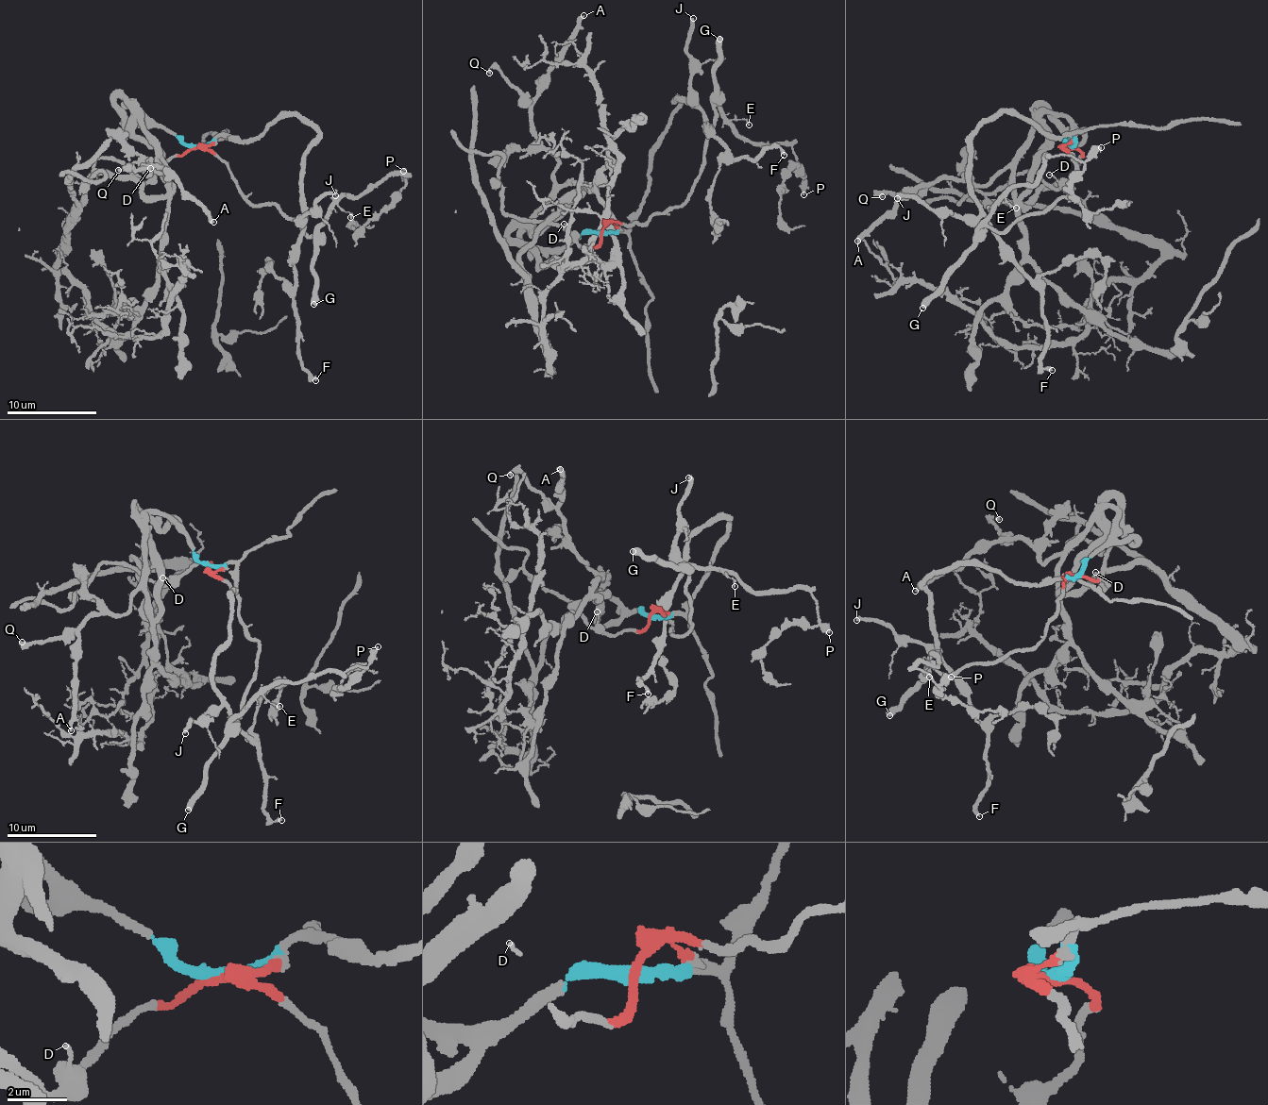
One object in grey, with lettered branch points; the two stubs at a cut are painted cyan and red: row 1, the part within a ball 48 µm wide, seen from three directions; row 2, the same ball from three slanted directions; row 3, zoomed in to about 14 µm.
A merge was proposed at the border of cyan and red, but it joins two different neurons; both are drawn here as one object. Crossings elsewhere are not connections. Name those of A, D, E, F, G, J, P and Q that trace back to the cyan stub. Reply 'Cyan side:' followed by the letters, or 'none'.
Cyan side: A, F, J, Q

